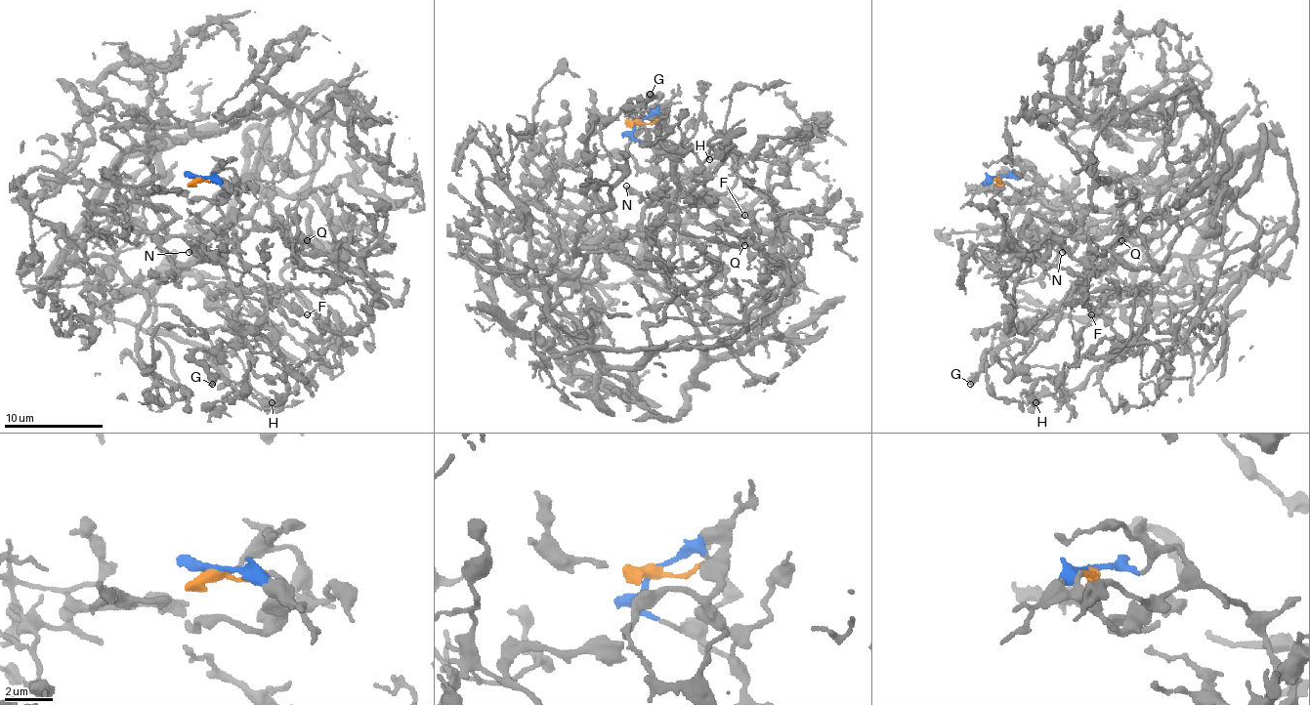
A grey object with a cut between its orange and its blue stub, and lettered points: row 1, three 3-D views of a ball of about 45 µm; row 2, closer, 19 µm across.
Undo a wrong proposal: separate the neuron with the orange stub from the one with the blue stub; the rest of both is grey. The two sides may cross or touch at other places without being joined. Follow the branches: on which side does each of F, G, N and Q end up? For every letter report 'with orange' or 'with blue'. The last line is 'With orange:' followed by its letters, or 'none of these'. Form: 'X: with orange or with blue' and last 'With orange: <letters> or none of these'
F: with orange
G: with orange
N: with blue
Q: with blue
With orange: F, G

